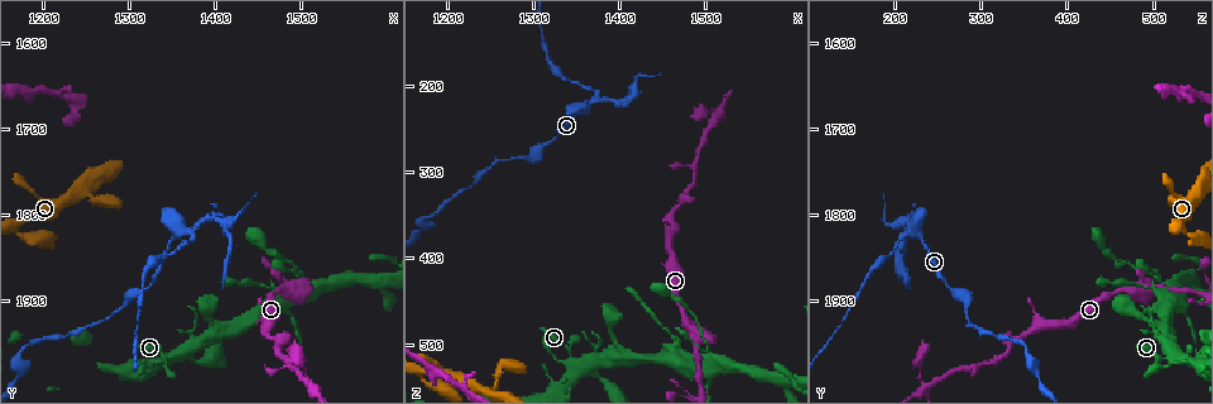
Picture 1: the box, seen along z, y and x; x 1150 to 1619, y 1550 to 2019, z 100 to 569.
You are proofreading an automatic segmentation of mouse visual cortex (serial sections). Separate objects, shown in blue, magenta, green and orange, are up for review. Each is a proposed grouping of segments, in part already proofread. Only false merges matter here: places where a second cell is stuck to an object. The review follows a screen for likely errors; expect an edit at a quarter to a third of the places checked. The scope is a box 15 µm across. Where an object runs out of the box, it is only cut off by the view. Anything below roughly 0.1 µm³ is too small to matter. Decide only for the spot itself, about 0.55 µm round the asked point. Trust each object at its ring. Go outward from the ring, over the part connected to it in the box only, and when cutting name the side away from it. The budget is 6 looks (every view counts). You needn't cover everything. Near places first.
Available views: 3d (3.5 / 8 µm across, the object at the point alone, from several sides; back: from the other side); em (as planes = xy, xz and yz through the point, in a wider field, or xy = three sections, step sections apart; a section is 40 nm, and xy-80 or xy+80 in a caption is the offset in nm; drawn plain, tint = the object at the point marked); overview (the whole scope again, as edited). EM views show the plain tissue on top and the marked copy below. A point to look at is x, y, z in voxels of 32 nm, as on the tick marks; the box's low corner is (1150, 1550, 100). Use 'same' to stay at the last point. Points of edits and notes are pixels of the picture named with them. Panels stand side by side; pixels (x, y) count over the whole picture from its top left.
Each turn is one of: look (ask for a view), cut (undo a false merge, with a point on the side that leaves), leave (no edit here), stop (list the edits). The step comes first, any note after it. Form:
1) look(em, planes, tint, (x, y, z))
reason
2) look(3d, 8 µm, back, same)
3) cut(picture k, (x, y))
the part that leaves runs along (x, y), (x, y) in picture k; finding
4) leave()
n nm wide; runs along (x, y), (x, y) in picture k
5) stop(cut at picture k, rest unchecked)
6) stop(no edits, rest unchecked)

look(3d, 3.5 µm, back, (1370, 1820, 220))
four-way junction

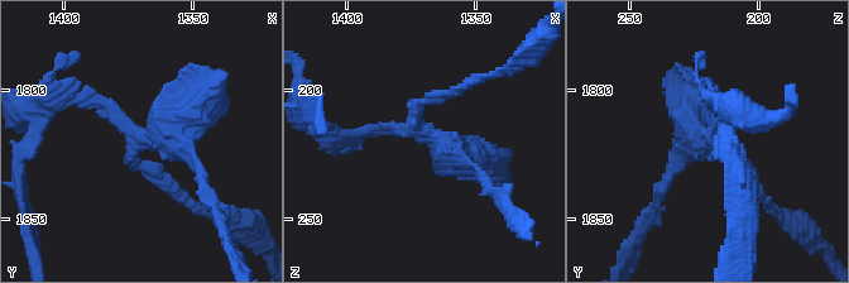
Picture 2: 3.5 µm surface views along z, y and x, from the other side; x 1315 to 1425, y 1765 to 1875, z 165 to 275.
look(em, planes, tint, (1368, 1818, 218))
shape alone is not enough

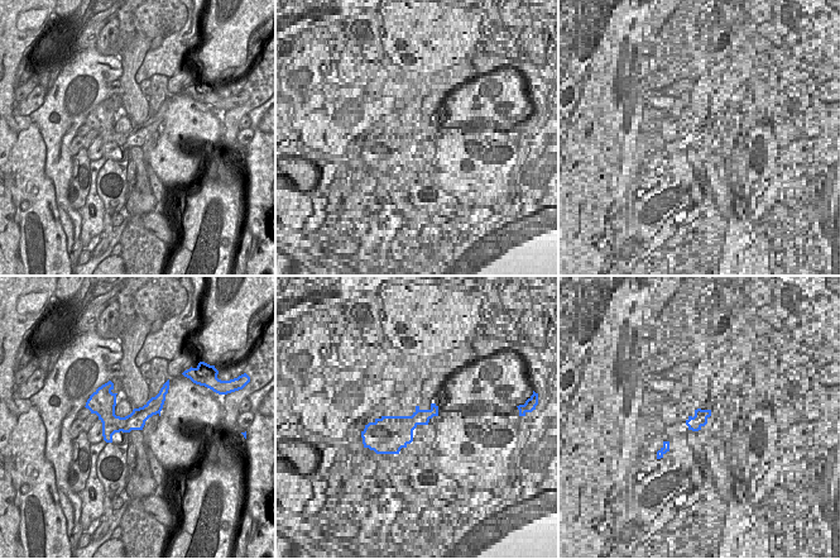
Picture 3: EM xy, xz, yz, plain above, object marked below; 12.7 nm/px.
cut(picture 2, (753, 177))
the part that leaves runs along (138, 135), (72, 96), (37, 124) in picture 2; two cells meet here

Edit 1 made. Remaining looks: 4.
look(3d, 3.5 µm, (1510, 2000, 235))
abrupt turn

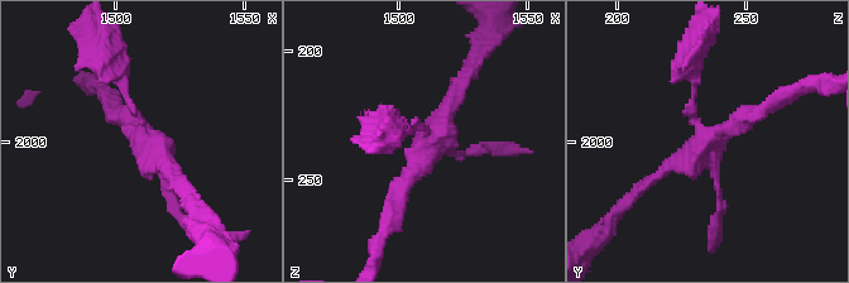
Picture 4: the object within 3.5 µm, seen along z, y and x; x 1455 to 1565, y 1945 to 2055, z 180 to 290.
look(em, xy, step 3, tint, (1510, 1999, 235))
now the EM

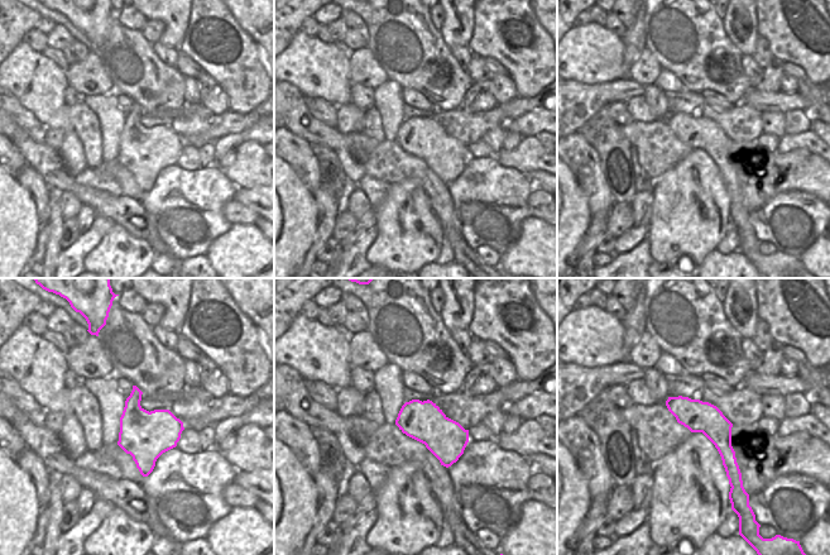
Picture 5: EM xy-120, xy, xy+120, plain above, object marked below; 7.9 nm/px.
look(em, xy, step 5, tint, same)
cut it another way

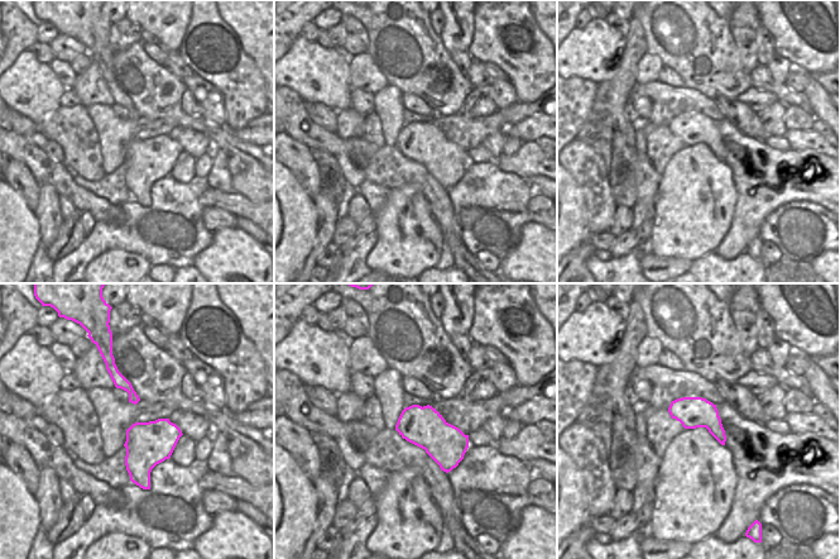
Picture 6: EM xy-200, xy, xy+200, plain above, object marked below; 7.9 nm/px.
leave()
runs along (770, 104), (705, 135), (692, 116), (692, 66) in picture 4; continuous, no second cell

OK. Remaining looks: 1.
stop(cut at picture 2, rest unchecked)

